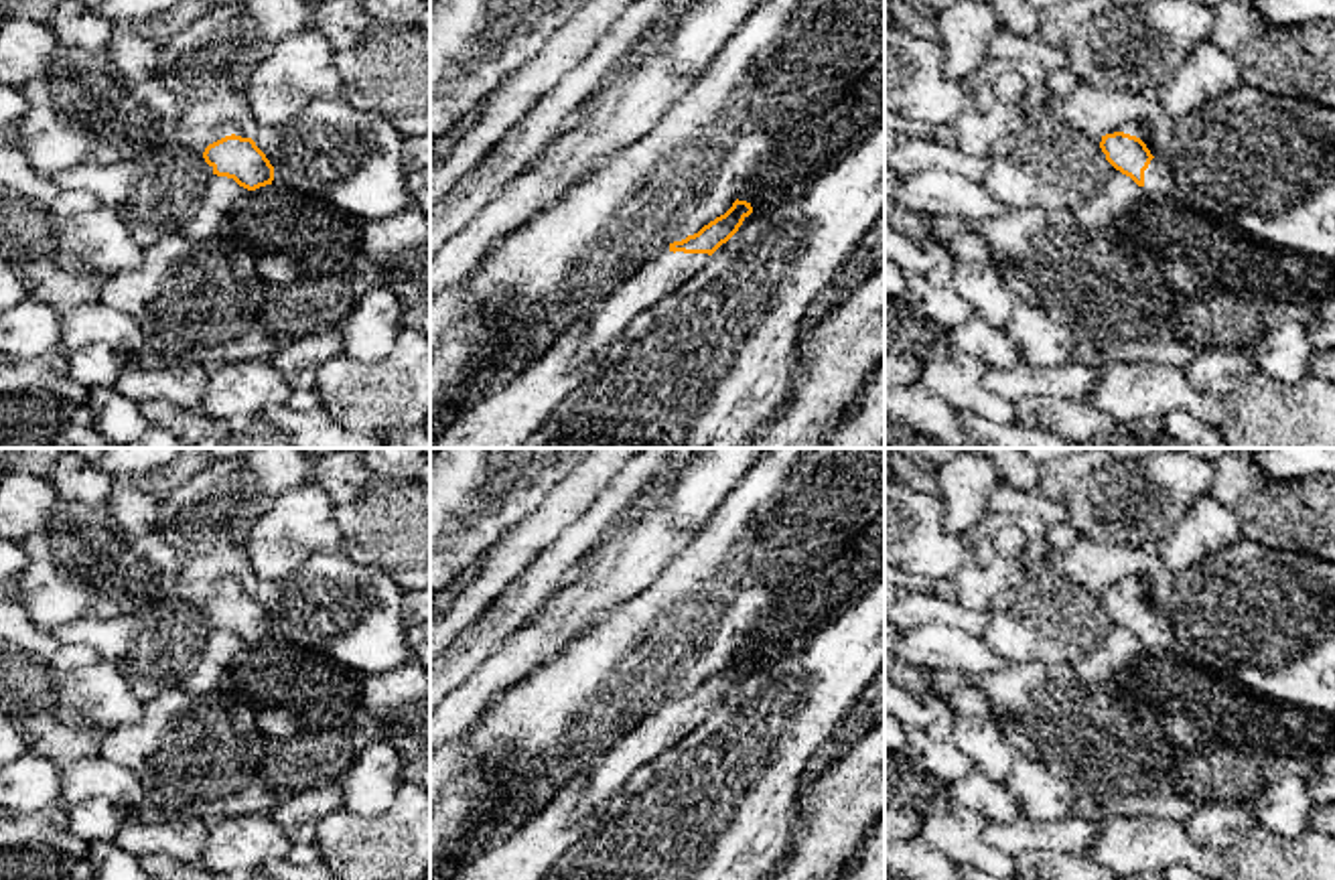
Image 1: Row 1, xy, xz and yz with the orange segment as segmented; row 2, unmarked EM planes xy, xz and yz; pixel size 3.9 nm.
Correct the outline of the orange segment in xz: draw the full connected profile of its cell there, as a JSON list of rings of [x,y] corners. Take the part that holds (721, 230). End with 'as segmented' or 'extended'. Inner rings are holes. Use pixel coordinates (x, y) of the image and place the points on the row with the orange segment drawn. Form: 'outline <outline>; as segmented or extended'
outline [[[736,199],[724,215],[704,225],[698,233],[657,249],[594,310],[576,351],[576,365],[607,349],[641,310],[670,296],[702,270],[708,258],[739,231],[751,213],[751,203]]]; extended

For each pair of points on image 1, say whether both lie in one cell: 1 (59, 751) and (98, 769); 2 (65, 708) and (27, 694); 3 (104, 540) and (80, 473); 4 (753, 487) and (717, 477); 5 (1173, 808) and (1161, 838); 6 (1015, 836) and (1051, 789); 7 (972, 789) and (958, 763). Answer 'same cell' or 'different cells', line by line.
1: different cells
2: different cells
3: different cells
4: different cells
5: different cells
6: different cells
7: different cells

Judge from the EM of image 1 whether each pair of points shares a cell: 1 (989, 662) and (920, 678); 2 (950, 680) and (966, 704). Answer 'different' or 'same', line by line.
1: different
2: same

